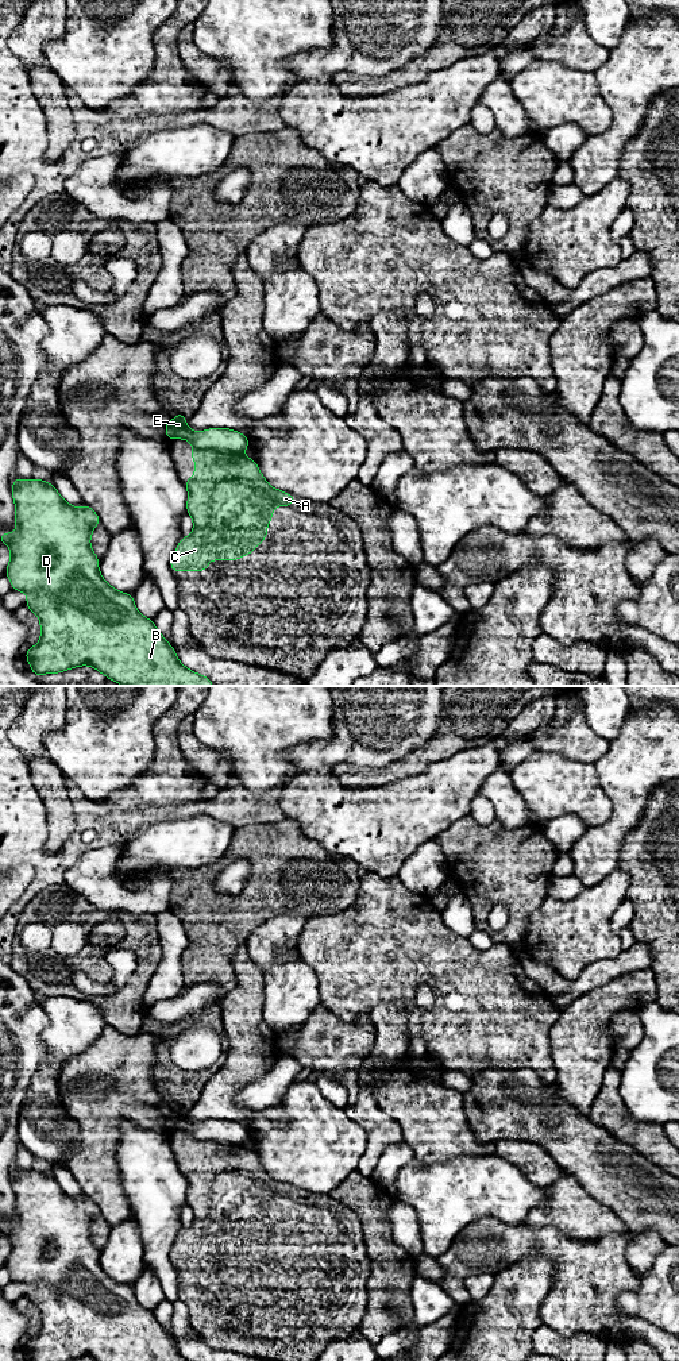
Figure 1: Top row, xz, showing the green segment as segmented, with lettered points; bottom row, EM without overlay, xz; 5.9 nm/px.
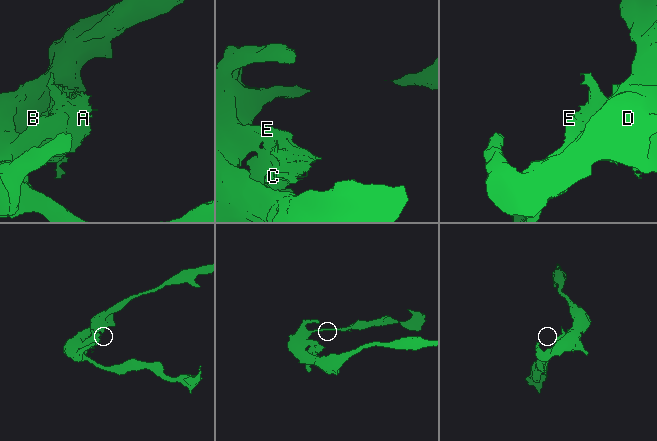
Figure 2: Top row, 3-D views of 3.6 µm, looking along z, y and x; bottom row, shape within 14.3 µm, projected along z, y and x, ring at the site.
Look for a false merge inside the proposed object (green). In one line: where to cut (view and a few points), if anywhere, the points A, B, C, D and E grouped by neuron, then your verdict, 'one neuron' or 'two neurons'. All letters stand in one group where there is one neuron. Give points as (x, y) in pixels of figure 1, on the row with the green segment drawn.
xz (193, 446), (201, 450), (242, 454) | A C / B D E | two neurons

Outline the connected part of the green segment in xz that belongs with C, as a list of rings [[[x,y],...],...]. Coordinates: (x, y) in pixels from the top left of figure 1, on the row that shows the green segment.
[[[193,447],[194,474],[184,485],[188,489],[186,512],[193,520],[193,532],[182,537],[170,560],[171,571],[207,571],[209,560],[239,560],[250,555],[267,537],[267,524],[273,520],[274,506],[289,506],[294,496],[274,489],[263,478],[255,460],[243,454],[221,454]]]

